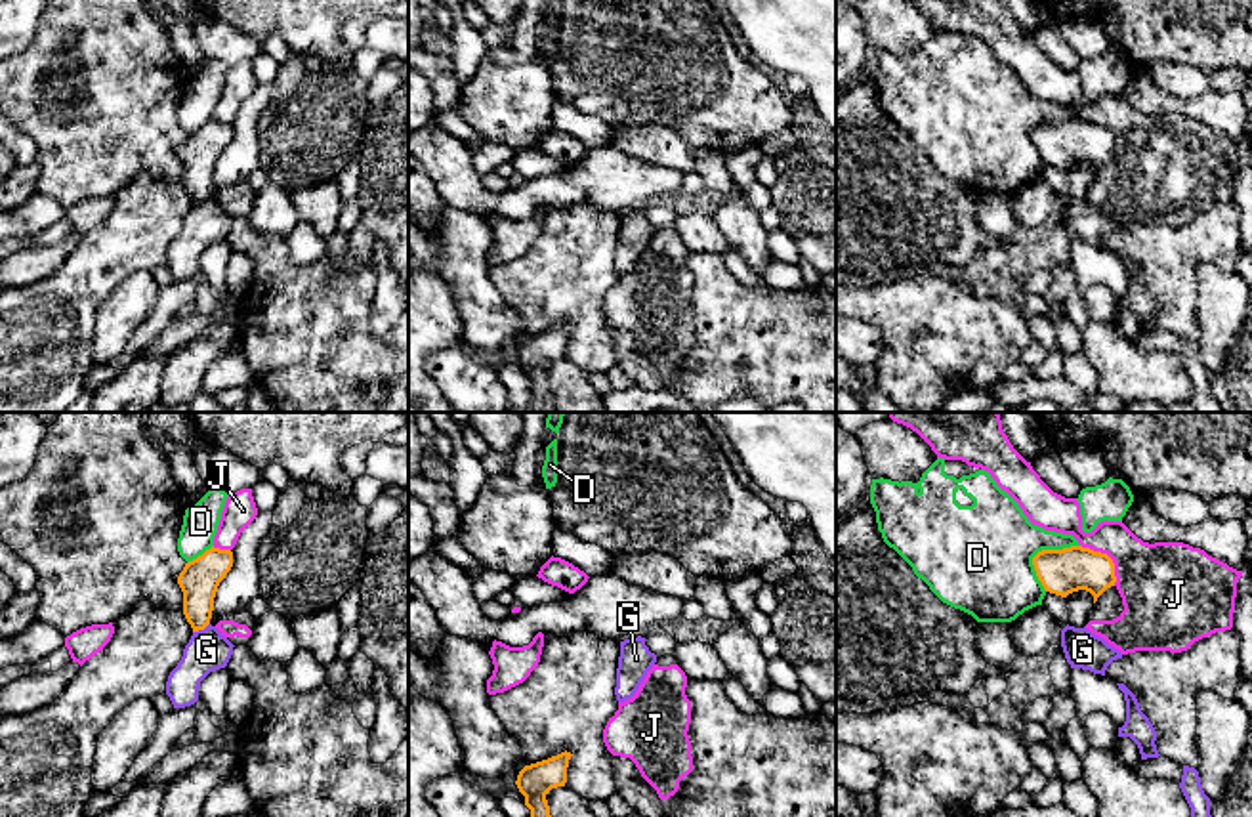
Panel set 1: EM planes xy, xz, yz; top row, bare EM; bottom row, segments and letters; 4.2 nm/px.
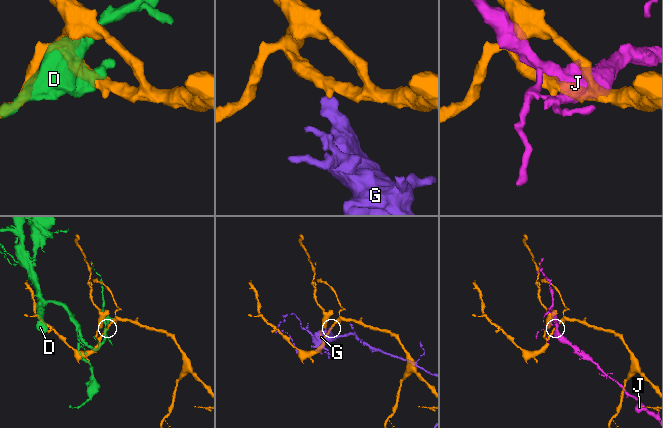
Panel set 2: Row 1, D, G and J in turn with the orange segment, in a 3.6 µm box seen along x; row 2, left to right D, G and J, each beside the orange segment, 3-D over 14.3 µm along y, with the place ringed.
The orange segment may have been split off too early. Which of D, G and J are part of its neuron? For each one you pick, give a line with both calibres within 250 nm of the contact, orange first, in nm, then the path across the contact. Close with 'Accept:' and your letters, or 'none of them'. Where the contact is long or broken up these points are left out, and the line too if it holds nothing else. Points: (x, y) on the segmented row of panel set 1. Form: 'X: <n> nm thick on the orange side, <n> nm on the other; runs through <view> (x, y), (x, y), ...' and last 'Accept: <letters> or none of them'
Accept: none of them

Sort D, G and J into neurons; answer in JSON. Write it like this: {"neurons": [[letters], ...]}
{"neurons": [["D"], ["G"], ["J"]]}

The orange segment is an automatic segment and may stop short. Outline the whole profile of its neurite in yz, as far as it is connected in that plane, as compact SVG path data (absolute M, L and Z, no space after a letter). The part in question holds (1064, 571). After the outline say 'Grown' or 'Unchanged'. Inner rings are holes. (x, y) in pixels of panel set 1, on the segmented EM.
M1082 546L1042 550L1033 557L1033 565L1044 590L1061 597L1086 590L1096 603L1116 582L1113 559Z. Unchanged

